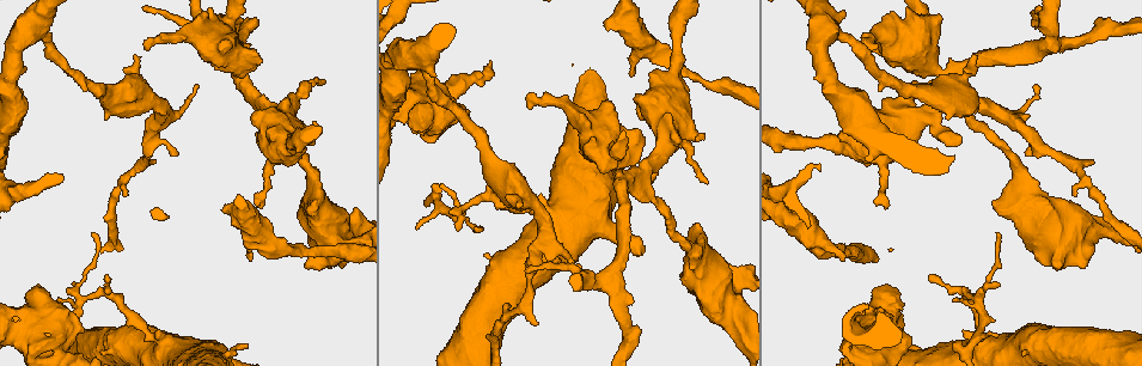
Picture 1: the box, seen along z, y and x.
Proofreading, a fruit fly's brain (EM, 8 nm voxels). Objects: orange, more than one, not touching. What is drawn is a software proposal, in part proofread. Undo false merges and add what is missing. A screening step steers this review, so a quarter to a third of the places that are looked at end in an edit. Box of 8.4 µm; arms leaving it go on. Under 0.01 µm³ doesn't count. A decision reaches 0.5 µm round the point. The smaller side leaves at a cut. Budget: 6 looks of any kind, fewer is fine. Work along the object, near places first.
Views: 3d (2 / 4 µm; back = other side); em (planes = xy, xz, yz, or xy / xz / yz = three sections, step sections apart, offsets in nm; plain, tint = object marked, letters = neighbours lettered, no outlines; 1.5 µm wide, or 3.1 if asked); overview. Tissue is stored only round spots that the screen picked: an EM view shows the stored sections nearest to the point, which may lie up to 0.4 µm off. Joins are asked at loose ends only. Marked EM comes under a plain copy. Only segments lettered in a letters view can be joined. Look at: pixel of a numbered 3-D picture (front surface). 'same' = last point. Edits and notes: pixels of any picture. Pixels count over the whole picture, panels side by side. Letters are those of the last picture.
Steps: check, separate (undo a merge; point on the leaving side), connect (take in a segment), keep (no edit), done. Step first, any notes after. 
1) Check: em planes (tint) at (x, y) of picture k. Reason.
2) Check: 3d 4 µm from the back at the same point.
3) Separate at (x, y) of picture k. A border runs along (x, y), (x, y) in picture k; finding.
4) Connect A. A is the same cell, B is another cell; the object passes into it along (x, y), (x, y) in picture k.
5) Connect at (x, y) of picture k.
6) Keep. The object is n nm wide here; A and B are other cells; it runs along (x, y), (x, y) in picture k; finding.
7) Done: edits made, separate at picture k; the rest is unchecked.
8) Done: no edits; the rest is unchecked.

Check: 3d 2 µm at (304, 264) of picture 1. Branch stops here.

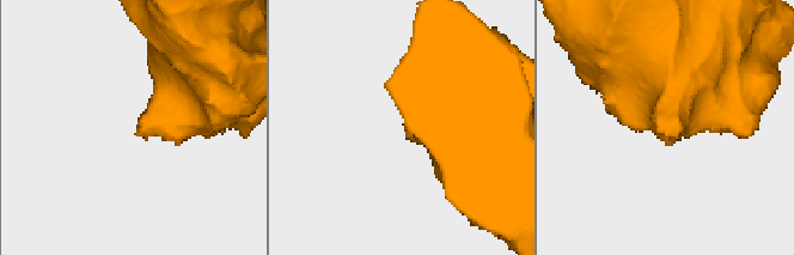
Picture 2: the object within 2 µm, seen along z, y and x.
Check: em yz step 4 (tint) at (402, 125) of picture 2.

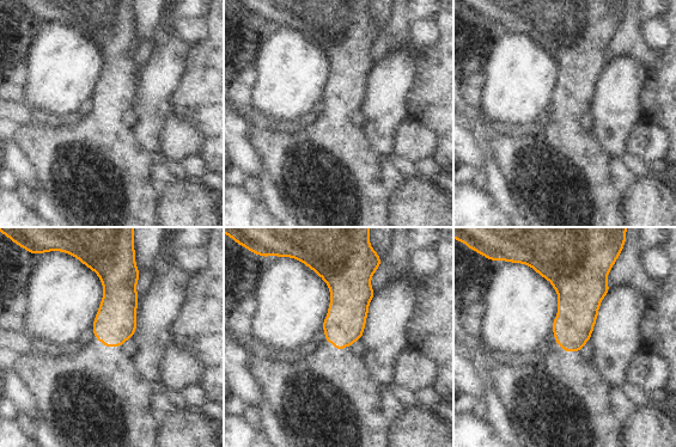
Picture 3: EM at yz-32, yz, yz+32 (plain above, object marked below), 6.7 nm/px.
Check: em planes (letters) at the same point.

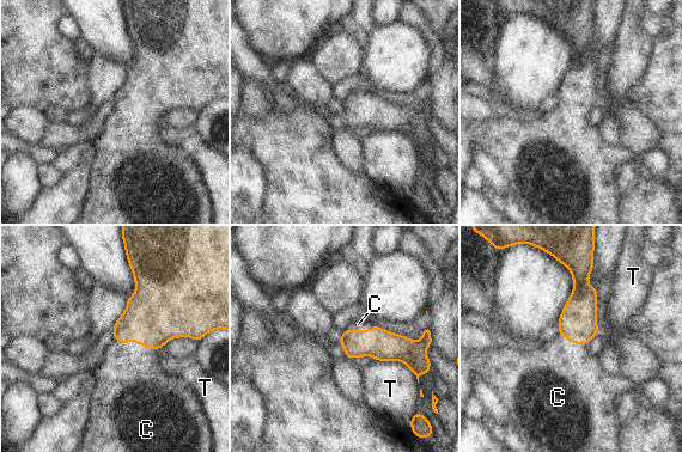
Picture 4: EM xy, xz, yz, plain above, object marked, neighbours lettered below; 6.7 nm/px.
Connect C. C is the same cell, T is another cell; the object passes into it along (157, 312), (135, 342), (129, 378) in picture 4; it goes on there.

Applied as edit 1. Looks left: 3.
Check: overview.

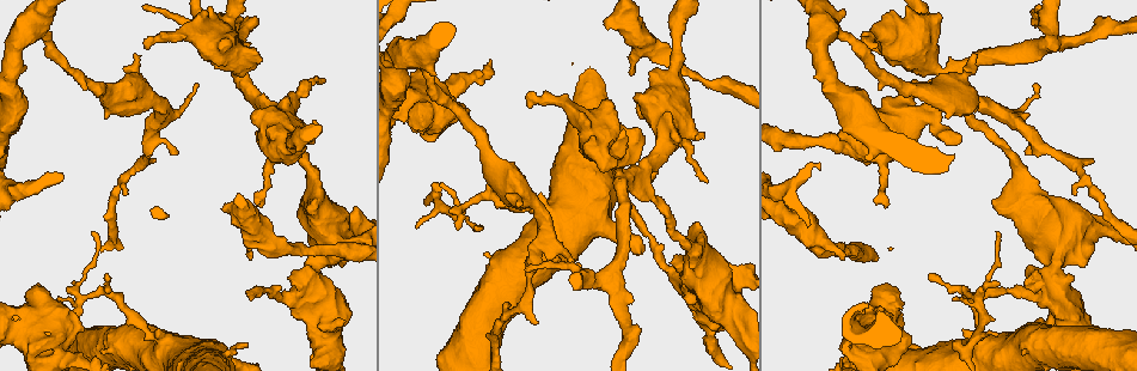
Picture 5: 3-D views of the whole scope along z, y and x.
Check: em planes (letters) at (702, 83) of picture 5. Thick turns thin.

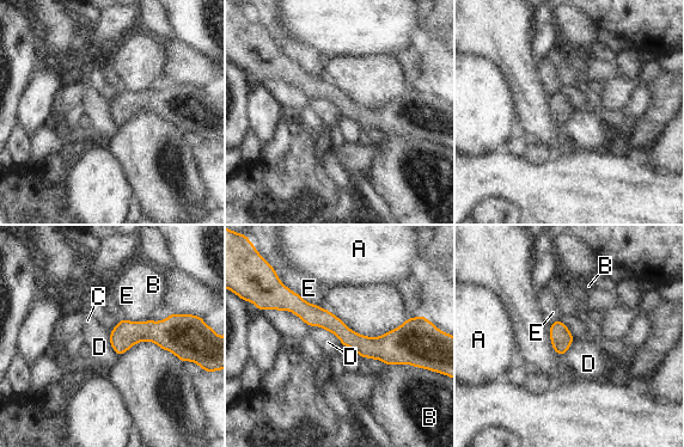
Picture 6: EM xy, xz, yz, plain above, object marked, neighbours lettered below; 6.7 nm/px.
Keep. A, B, C, D and E are other cells; it runs along (278, 305), (360, 344), (411, 334) in picture 6; one neuron here.

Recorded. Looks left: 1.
Done: edits made, connect at picture 4; the rest is unchecked.

